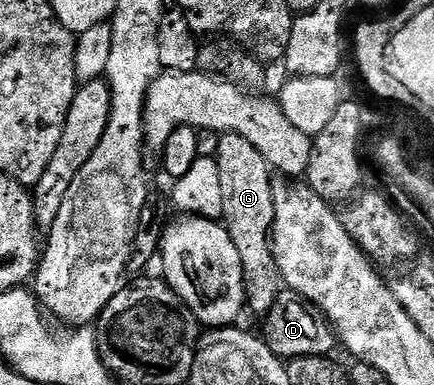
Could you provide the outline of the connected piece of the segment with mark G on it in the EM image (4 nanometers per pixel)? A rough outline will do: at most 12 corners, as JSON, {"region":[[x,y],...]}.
{"region":[[220,137],[223,214],[250,310],[284,290],[273,168],[245,137]]}

